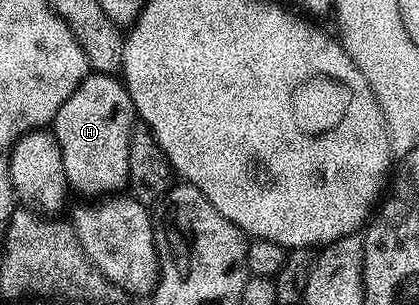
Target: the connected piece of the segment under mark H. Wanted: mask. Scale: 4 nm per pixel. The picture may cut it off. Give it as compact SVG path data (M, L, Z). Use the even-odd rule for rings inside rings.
M91 71L87 76L80 81L75 87L75 91L71 91L71 95L67 99L67 103L63 103L63 107L59 107L59 111L55 115L51 126L51 132L57 138L59 143L59 151L63 155L63 171L69 180L70 190L76 191L77 189L81 195L113 195L118 191L124 190L129 184L129 172L127 171L127 155L131 155L131 131L135 124L135 114L133 111L133 104L129 92L125 89L124 80L120 76L112 73L98 73Z

